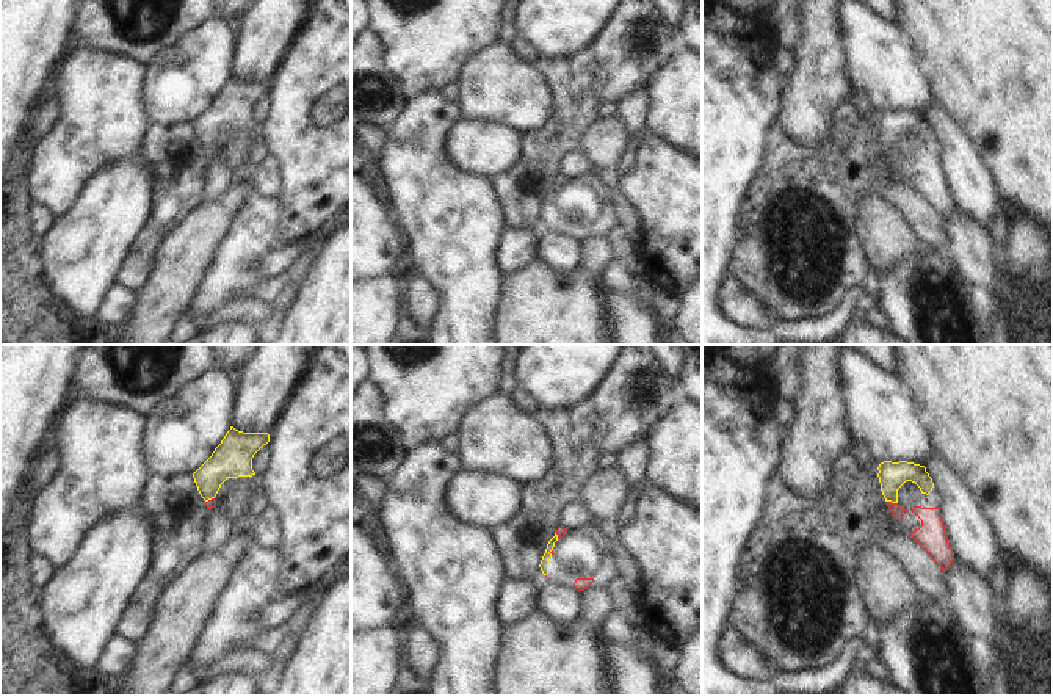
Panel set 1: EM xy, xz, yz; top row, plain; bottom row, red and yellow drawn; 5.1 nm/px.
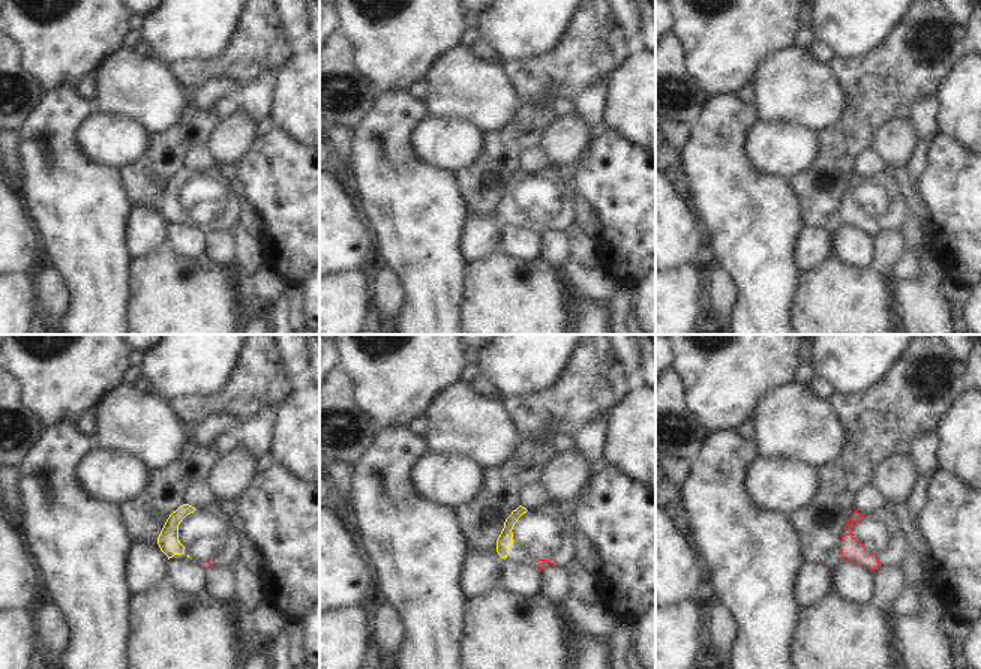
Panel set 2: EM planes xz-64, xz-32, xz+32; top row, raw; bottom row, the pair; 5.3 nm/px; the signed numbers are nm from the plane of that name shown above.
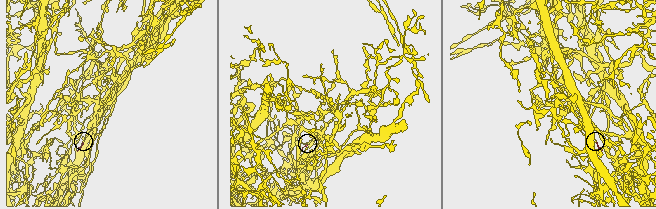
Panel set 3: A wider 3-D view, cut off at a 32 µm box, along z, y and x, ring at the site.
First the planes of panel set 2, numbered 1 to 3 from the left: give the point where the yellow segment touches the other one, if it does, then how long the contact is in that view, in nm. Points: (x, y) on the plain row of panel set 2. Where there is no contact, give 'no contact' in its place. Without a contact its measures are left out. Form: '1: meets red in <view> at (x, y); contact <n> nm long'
1: no contact
2: no contact
3: no contact

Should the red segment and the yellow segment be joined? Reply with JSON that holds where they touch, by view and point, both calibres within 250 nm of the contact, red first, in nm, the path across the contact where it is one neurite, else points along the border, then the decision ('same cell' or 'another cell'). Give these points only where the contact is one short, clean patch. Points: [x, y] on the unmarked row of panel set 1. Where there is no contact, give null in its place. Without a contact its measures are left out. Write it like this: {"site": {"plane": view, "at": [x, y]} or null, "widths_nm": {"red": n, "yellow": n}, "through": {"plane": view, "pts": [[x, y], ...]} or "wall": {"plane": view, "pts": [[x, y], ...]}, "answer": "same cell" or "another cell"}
{"site": {"plane": "yz", "at": [890, 151]}, "widths_nm": {"red": 60, "yellow": 140}, "through": {"plane": "yz", "pts": [[897, 159], [890, 151], [892, 124]]}, "answer": "same cell"}

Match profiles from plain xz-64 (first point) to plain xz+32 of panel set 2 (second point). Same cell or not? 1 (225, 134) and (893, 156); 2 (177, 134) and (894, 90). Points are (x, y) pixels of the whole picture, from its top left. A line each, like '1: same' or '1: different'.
1: same
2: same

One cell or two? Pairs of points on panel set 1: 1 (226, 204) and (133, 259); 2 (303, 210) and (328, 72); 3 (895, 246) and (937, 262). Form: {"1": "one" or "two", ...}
{"1": "two", "2": "one", "3": "two"}

